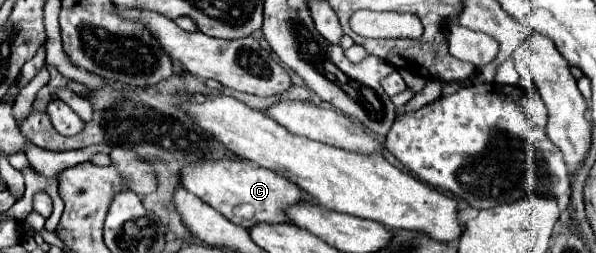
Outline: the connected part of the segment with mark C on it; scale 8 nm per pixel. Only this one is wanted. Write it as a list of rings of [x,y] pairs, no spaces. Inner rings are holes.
[[[248,161],[188,163],[182,171],[182,187],[244,229],[250,229],[256,223],[290,223],[286,209],[306,199],[304,191],[290,179]]]

